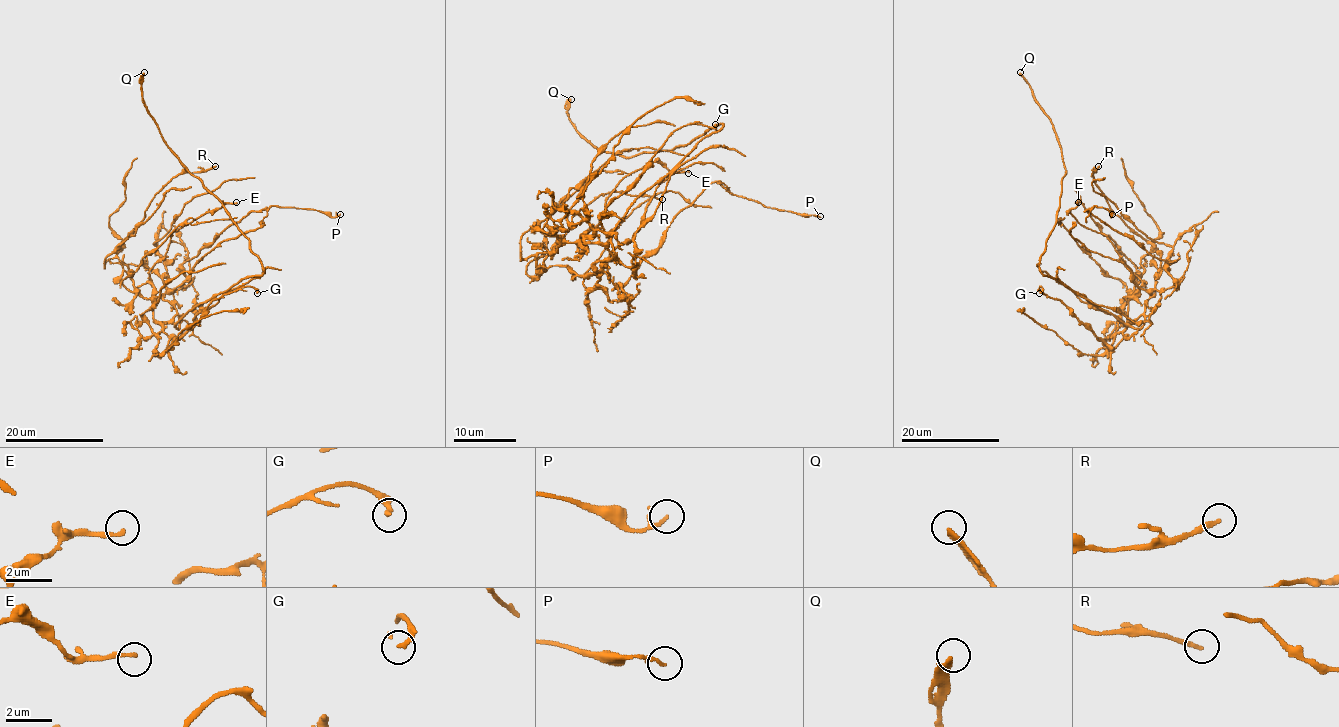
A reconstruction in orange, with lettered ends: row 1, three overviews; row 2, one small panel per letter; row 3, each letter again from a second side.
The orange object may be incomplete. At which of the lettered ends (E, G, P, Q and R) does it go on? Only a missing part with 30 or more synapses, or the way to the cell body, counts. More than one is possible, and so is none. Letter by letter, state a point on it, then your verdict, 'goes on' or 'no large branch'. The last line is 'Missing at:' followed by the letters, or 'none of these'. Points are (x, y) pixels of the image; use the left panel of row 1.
E: at (236, 202); no large branch
G: at (257, 293); no large branch
P: at (340, 214); no large branch
Q: at (144, 72); goes on
R: at (215, 166); no large branch
Missing at: Q

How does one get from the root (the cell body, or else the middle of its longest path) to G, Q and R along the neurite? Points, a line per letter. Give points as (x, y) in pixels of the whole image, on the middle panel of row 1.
G: (629, 209), (612, 232), (615, 257), (596, 235), (601, 213), (673, 132), (715, 124)
Q: (629, 209), (723, 126), (673, 149), (624, 157), (601, 151), (572, 126), (571, 99)
R: (629, 209), (612, 232), (615, 257), (582, 237), (550, 257), (540, 252), (536, 263), (601, 195), (662, 199)

